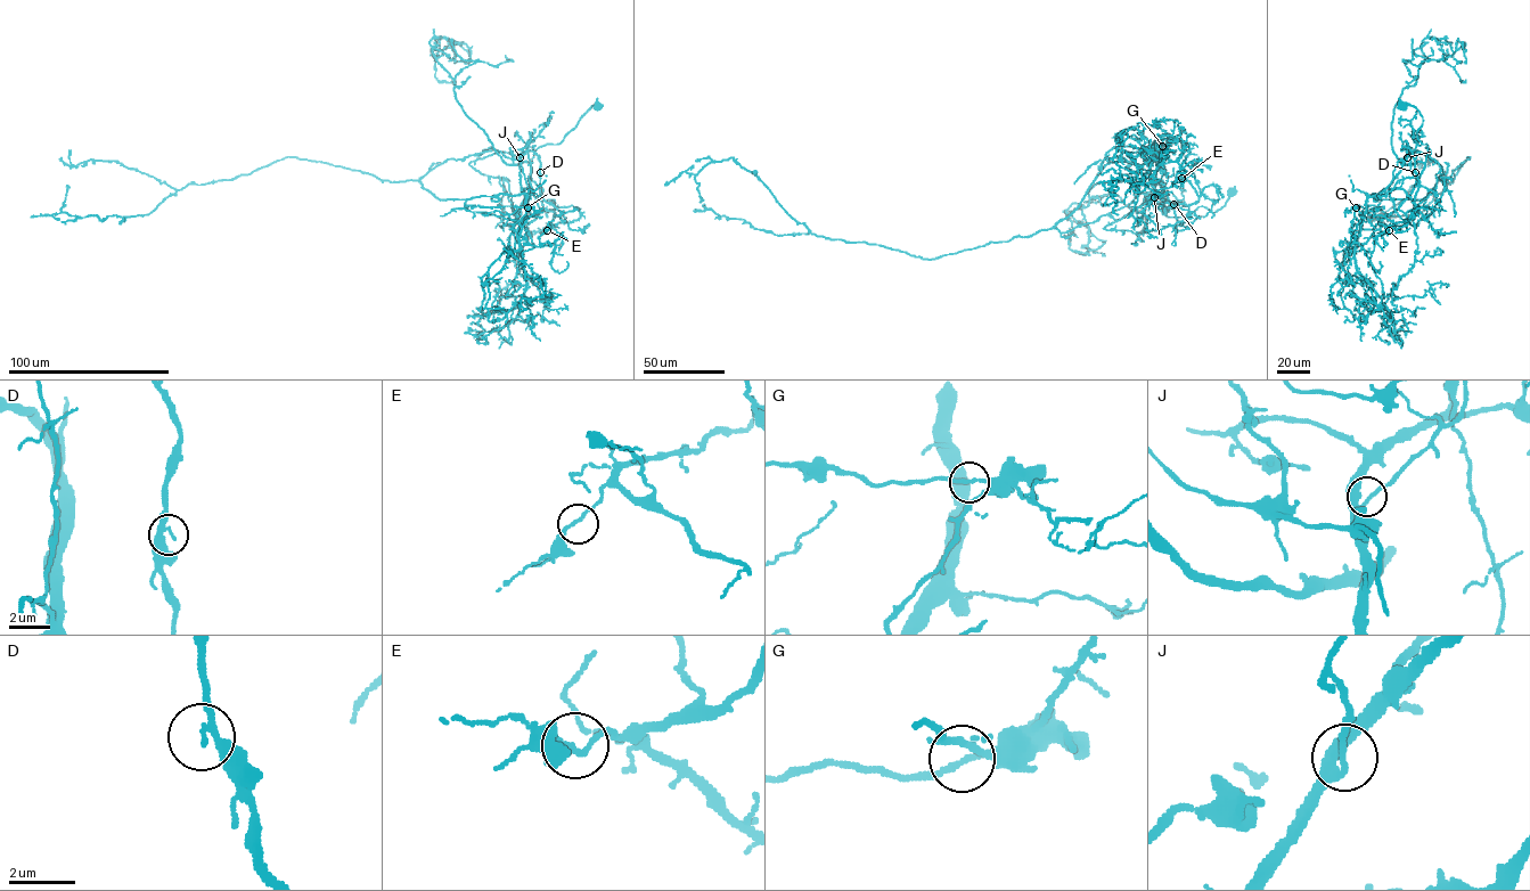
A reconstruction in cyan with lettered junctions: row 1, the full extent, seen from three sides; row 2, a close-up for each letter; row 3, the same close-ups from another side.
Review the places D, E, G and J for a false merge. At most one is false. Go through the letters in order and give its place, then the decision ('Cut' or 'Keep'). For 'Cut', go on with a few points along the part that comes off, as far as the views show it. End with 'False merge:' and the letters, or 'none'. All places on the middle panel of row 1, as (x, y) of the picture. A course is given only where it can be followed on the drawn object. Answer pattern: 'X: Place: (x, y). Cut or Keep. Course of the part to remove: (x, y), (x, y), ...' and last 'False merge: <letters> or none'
D: Place: (1173, 204). Keep
E: Place: (1181, 178). Keep
G: Place: (1162, 146). Cut. Course of the part to remove: (1162, 146), (1144, 154), (1164, 214), (1122, 180), (1066, 210), (1080, 205), (1082, 247), (1102, 255)
J: Place: (1154, 197). Keep
False merge: G

